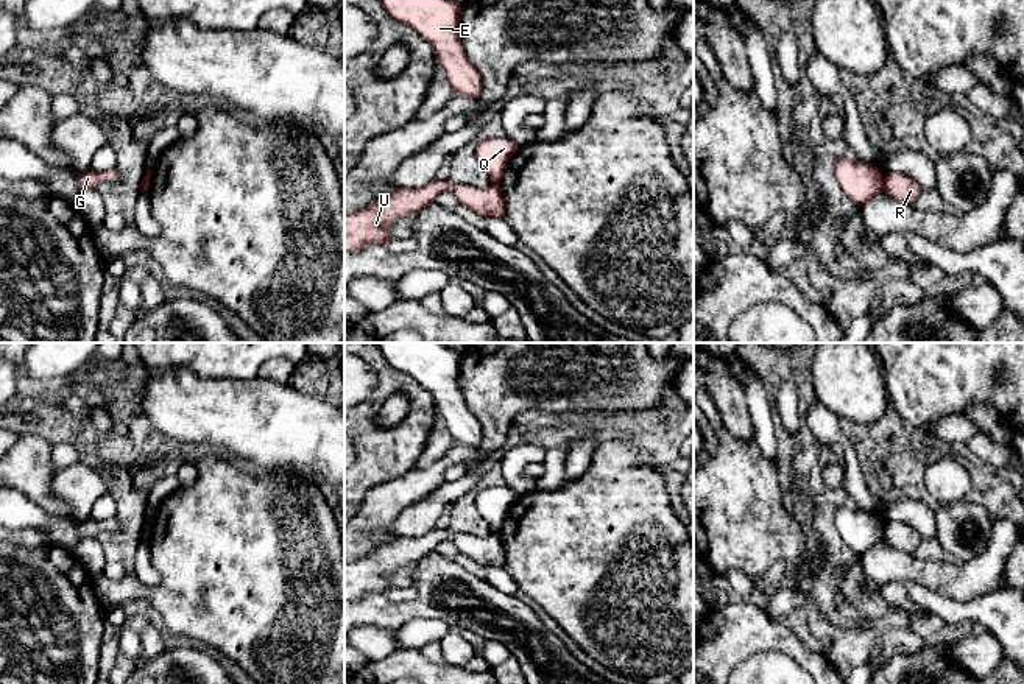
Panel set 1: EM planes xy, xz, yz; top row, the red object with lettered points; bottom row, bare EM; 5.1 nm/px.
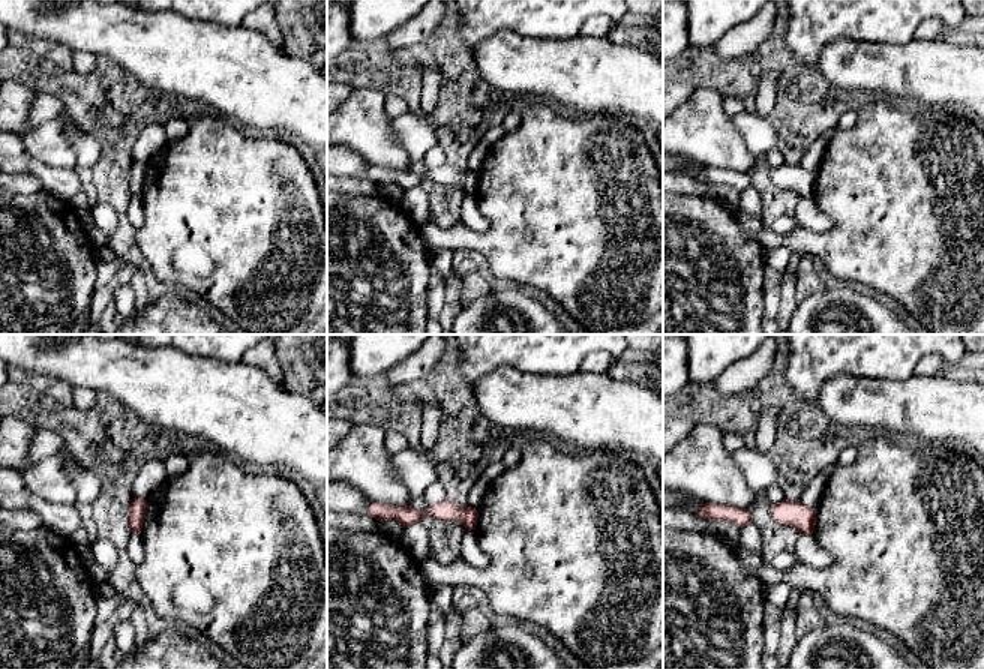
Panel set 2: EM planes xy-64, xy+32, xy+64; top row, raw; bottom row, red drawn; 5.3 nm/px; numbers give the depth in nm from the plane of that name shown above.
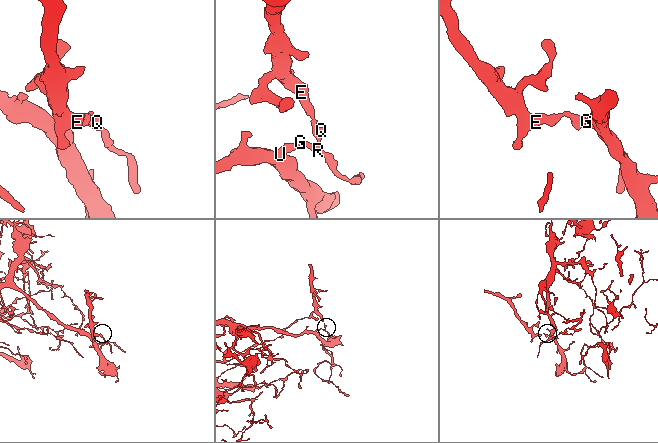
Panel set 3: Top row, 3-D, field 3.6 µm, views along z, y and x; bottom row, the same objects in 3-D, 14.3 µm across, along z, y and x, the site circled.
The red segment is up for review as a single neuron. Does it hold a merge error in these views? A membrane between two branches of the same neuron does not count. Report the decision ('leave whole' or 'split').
split

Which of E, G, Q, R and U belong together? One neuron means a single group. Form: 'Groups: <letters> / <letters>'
Groups: E Q / G R U

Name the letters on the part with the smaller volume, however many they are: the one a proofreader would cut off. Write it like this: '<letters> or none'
E, Q

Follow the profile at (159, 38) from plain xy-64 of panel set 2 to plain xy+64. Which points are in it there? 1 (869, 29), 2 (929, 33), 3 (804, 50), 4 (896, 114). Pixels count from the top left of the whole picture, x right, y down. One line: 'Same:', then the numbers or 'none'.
Same: none

